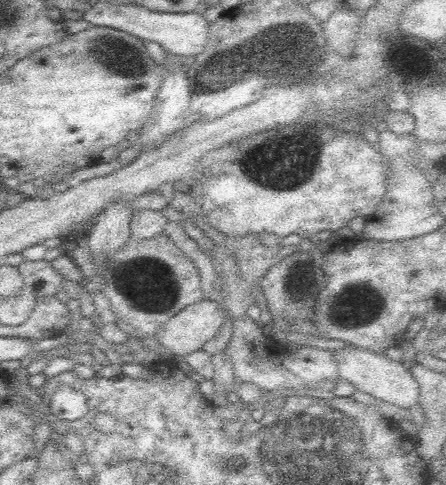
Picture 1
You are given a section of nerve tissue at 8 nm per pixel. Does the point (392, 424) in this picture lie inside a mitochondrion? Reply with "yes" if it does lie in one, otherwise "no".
no

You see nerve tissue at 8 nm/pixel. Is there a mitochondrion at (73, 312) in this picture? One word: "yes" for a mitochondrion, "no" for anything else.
no

